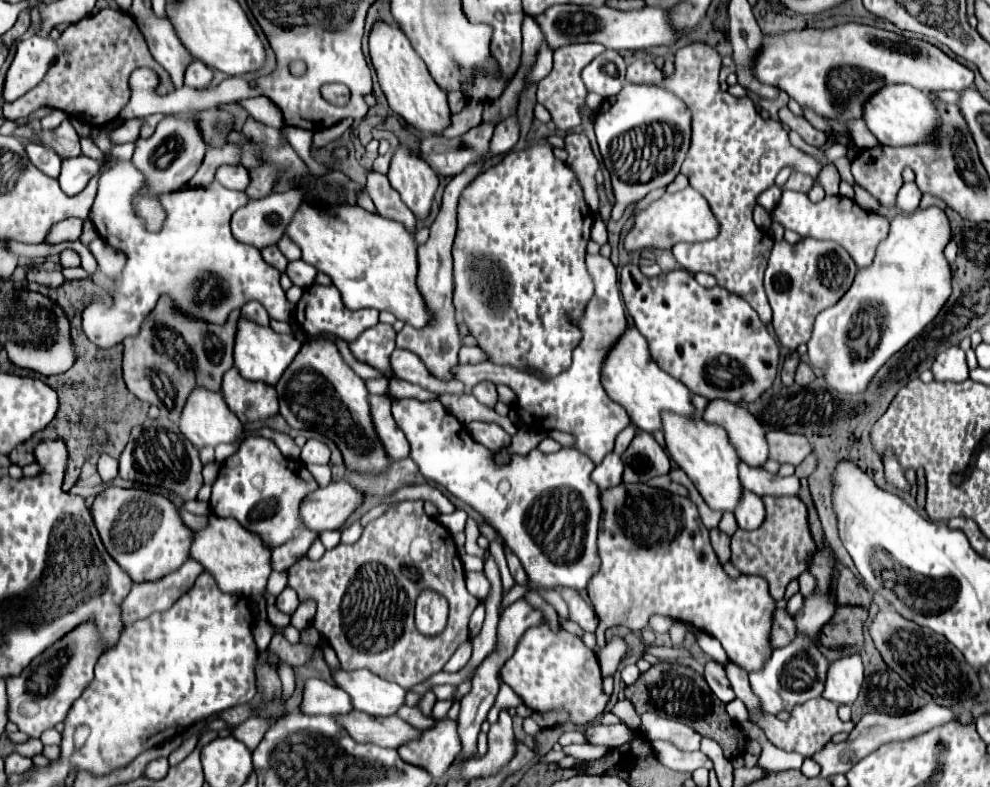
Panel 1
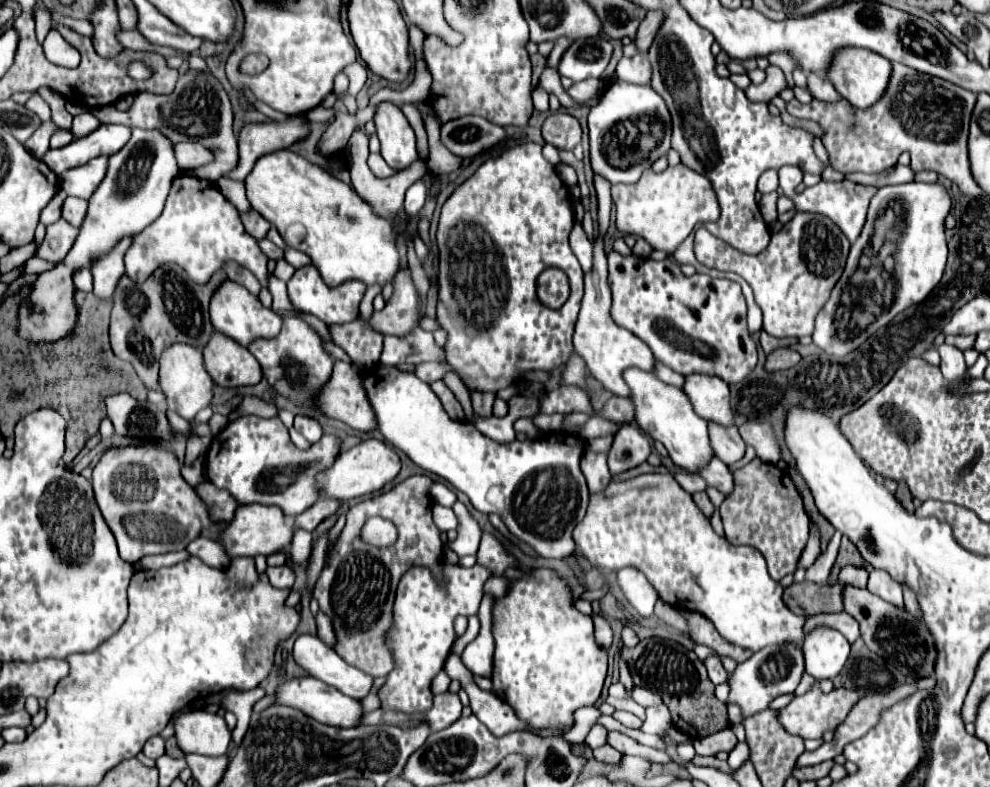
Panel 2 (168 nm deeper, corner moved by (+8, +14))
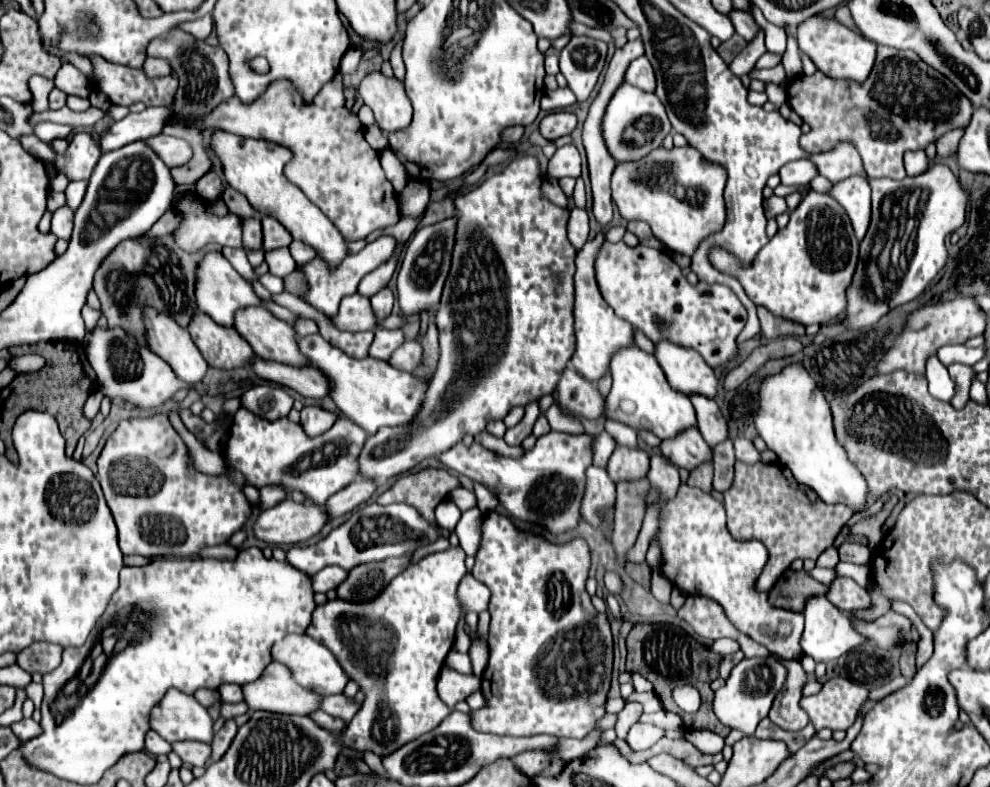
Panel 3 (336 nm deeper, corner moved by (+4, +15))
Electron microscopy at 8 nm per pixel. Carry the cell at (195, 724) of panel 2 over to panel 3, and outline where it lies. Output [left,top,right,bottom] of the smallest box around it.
[151,690,215,744]

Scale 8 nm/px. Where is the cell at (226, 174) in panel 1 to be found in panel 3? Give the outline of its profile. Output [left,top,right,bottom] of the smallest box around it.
[147,134,193,168]

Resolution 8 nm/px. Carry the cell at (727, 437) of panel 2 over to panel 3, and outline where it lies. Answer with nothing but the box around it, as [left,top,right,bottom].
[693,396,729,448]

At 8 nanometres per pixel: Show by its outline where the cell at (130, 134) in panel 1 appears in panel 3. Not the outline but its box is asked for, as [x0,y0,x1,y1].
[35,122,73,142]

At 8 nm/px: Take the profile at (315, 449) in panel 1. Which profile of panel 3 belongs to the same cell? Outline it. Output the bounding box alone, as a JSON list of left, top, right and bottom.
[301,406,337,436]

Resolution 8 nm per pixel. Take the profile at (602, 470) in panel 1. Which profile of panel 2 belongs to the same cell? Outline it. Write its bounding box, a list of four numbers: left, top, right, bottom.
[581,451,613,493]

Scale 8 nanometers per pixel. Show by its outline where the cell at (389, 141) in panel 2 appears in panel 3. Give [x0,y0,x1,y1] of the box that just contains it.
[359,72,411,134]

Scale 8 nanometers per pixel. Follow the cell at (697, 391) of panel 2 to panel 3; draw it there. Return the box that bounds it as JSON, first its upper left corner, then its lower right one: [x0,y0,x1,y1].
[655,342,719,400]

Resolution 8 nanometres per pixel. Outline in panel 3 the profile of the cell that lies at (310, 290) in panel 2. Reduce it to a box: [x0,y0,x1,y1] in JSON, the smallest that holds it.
[297,236,395,318]

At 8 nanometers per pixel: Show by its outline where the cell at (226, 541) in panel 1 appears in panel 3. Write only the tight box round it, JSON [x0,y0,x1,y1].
[253,500,325,546]

